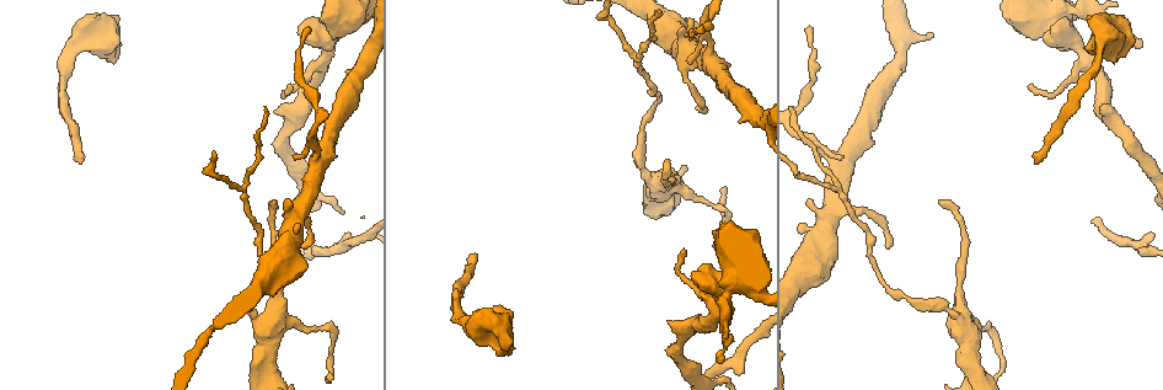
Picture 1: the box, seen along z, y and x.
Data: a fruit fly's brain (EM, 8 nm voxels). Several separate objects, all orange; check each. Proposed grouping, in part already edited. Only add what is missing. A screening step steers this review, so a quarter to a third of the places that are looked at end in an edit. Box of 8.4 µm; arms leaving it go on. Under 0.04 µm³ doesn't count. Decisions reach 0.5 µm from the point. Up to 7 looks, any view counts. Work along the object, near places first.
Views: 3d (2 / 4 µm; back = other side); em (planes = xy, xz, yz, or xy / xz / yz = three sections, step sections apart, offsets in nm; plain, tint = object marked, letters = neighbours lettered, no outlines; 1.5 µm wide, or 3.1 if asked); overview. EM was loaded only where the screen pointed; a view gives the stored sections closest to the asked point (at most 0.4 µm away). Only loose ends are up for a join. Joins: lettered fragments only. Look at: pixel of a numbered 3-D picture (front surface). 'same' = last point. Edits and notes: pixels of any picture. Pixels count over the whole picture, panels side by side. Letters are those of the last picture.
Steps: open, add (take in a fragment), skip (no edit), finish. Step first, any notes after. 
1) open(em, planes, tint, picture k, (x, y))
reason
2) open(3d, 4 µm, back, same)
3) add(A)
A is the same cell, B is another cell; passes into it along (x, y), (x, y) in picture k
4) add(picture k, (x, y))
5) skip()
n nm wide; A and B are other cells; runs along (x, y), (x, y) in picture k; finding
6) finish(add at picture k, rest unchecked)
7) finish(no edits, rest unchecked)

open(em, planes, tint, picture 1, (81, 162))
end of a long branch

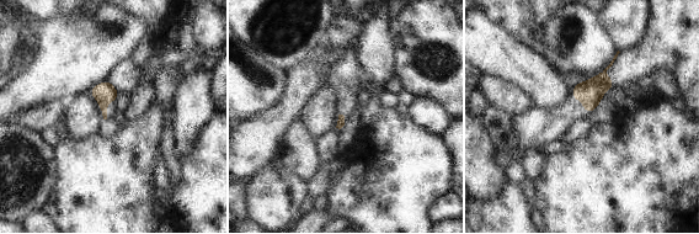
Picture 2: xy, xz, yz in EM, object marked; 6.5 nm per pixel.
open(em, planes, letters, same)
what lies round it

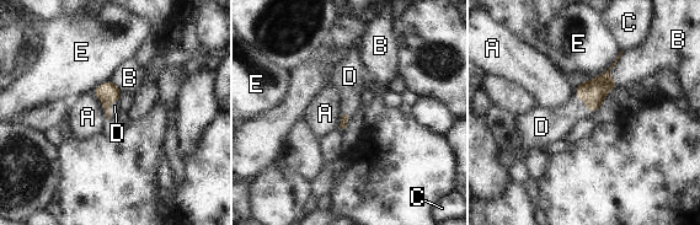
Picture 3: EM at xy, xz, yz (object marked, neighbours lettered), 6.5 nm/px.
add(D)
D is the same cell, A, B, C and E are other cells; passes into it along (593, 92), (587, 105), (555, 124) in picture 3; the neuron continues

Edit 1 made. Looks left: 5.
open(em, xz, step 4, letters, picture 1, (720, 362))

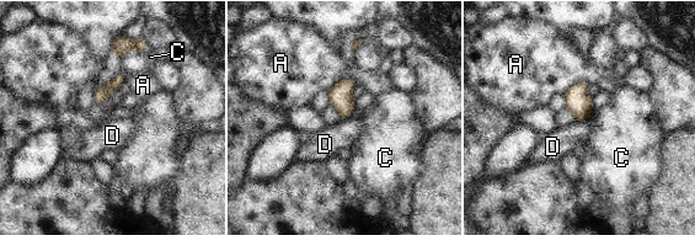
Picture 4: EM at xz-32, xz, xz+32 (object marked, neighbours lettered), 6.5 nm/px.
skip()
A touches over 180 nm; A, C and D are other cells; border along (588, 118), (575, 122) in picture 4; none of them fits

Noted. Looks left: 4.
open(em, planes, letters, picture 1, (810, 27))
free end

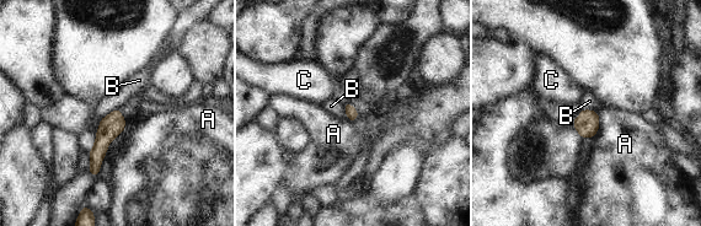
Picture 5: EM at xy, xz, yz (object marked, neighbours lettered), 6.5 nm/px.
skip()
A, B and C are other cells; border along (118, 107), (100, 120), (97, 129) in picture 5; no lettered fragment goes on from it

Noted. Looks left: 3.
finish(add at picture 3, rest unchecked)

